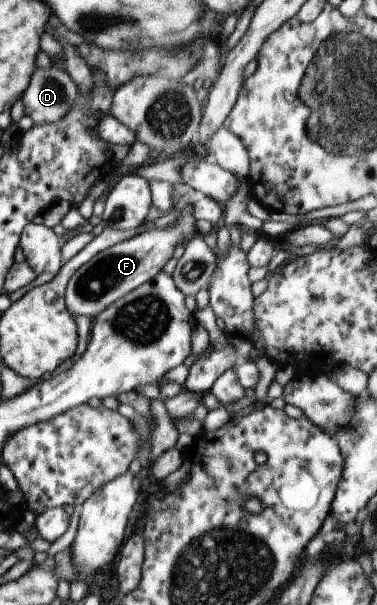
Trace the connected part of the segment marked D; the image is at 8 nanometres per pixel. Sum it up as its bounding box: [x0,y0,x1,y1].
[21,66,78,125]

